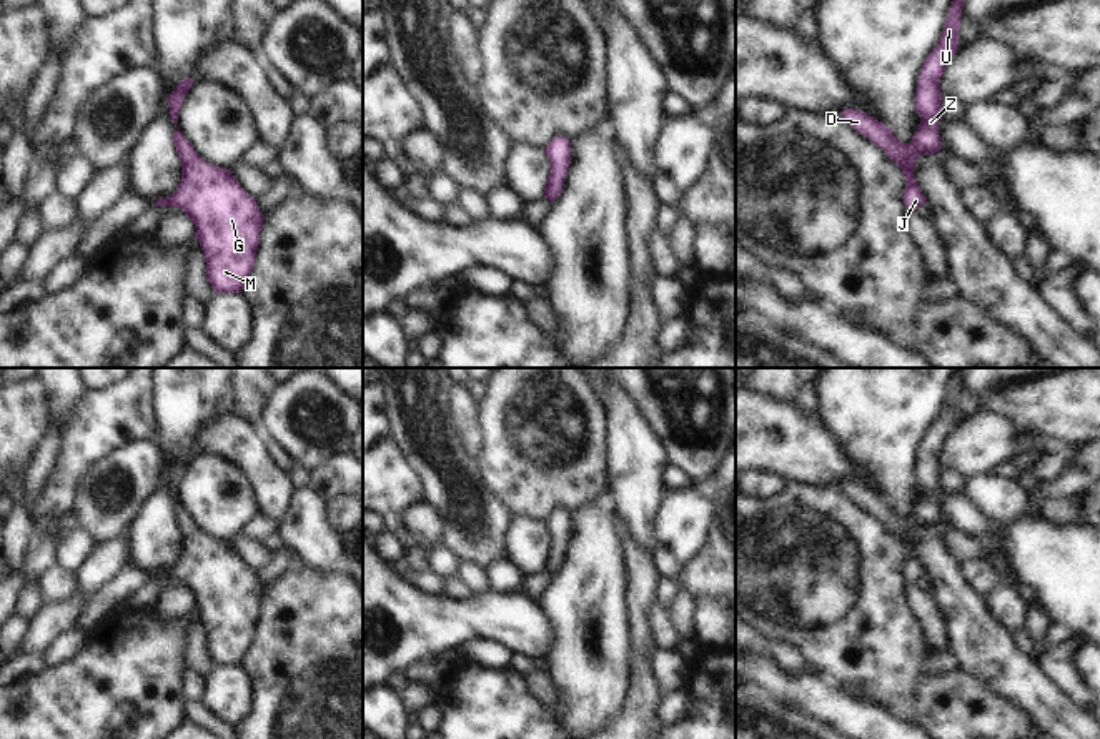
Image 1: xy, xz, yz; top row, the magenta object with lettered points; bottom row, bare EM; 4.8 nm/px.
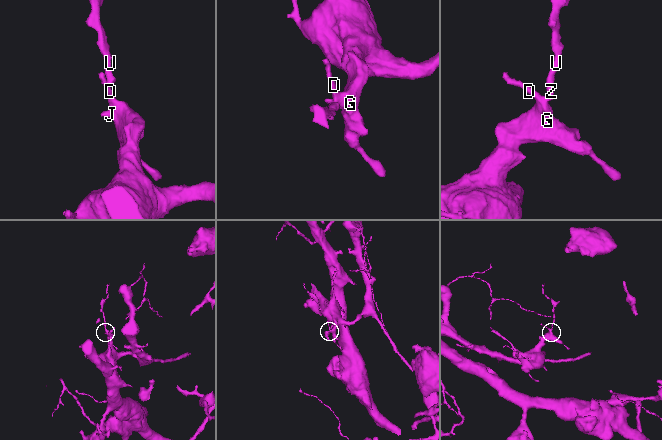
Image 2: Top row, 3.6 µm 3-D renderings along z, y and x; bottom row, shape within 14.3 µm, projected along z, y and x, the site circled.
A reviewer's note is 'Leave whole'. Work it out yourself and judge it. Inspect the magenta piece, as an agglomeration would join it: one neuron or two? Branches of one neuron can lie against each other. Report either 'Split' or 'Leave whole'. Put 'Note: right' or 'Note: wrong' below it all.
Leave whole.
Note: right

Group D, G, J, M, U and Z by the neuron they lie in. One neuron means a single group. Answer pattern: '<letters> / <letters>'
D G J M U Z

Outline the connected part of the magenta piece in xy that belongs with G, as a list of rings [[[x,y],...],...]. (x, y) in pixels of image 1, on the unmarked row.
[[[178,503],[173,518],[181,536],[178,561],[153,579],[178,579],[193,594],[213,666],[240,666],[250,649],[263,586],[228,541],[205,534]]]

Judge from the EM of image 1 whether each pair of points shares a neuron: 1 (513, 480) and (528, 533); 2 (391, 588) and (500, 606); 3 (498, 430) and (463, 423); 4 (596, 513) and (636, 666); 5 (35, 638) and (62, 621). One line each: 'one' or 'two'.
1: two
2: one
3: two
4: two
5: one

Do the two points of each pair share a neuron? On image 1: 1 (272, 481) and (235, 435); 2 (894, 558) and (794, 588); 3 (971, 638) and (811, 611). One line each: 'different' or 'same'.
1: same
2: same
3: different

